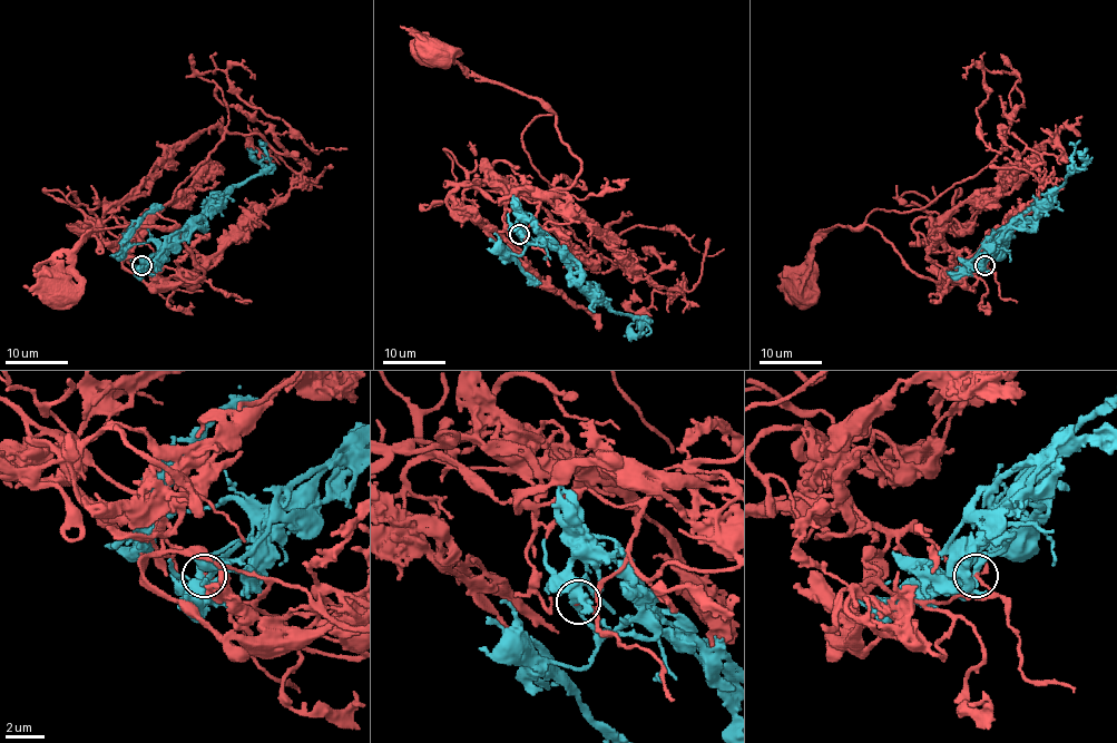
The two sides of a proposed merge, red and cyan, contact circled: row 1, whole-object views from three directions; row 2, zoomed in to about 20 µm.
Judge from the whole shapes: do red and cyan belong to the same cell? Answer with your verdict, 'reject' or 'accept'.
accept

